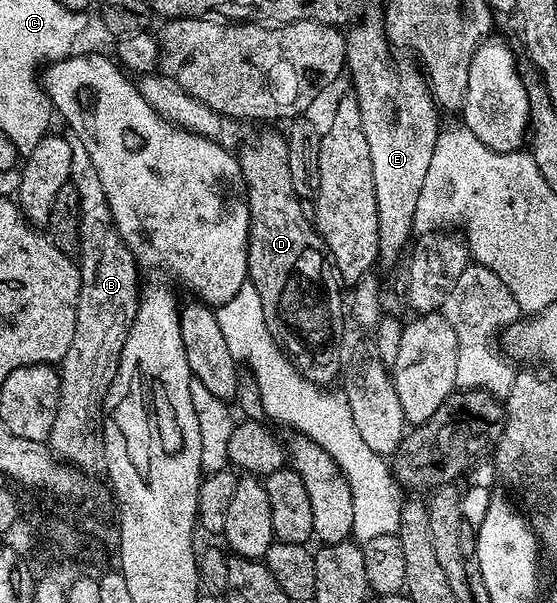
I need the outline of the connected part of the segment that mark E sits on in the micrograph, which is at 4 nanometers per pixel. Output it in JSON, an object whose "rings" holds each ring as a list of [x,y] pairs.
{"rings":[[[380,19],[363,21],[353,24],[347,30],[344,60],[347,72],[349,74],[352,72],[352,85],[356,88],[354,96],[360,102],[362,131],[366,135],[366,143],[370,143],[370,167],[374,167],[374,195],[378,203],[378,251],[380,252],[378,261],[379,264],[392,265],[400,256],[401,258],[405,256],[413,236],[414,207],[417,206],[418,195],[421,194],[422,183],[425,182],[426,171],[429,170],[435,141],[442,130],[442,123],[440,123],[442,113],[432,98],[432,88],[429,87],[428,78],[423,72],[411,60],[400,61],[397,65],[392,62],[392,57],[388,54],[390,42],[384,21]]]}

